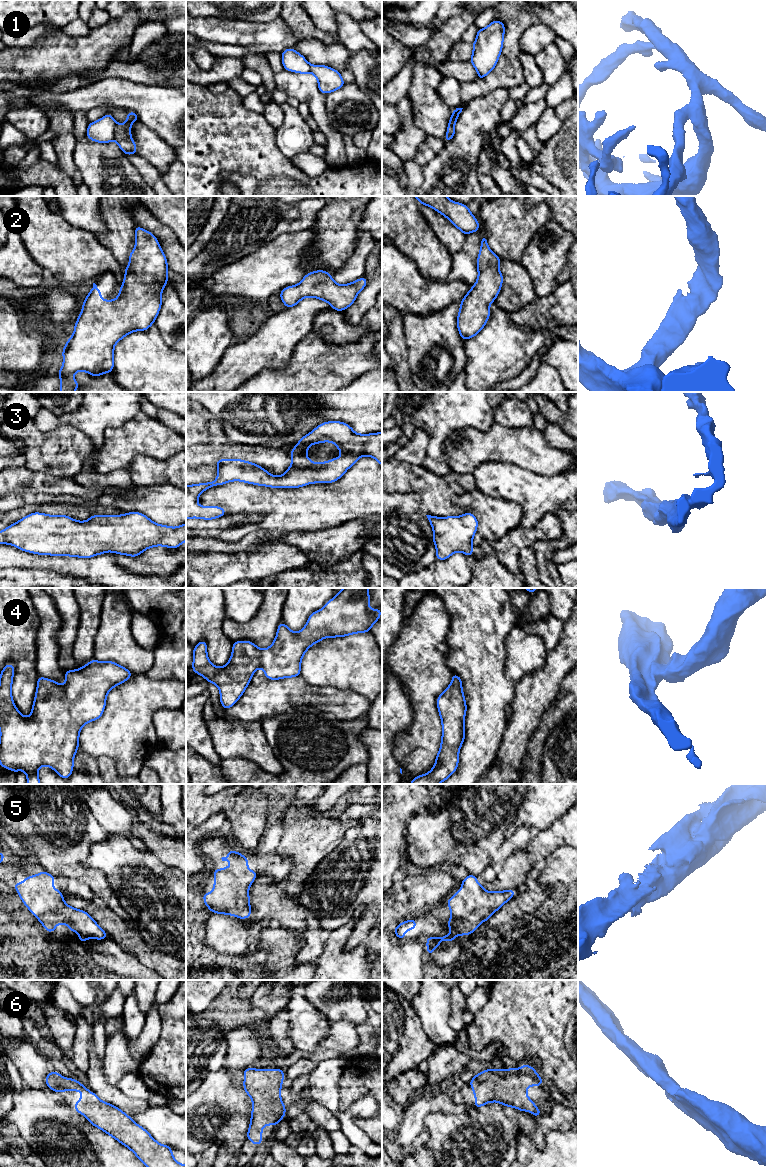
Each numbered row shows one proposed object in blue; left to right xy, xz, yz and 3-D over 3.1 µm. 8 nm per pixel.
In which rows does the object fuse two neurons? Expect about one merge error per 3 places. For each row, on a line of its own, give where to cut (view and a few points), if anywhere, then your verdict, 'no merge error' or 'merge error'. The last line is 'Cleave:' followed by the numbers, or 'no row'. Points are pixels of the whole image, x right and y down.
1: cut xy (116, 124), (113, 139); merge error
2: cut none; no merge error
3: cut none; no merge error
4: cut none; no merge error
5: cut none; no merge error
6: cut none; no merge error
Cleave: 1

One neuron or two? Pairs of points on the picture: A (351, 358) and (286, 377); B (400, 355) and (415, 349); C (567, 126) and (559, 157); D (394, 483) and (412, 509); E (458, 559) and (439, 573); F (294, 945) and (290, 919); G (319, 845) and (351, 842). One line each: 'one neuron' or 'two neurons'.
A: one neuron
B: two neurons
C: one neuron
D: two neurons
E: one neuron
F: two neurons
G: two neurons

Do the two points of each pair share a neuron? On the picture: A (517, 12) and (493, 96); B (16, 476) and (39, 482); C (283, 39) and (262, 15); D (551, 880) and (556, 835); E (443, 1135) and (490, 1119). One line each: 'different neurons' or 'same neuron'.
A: different neurons
B: same neuron
C: different neurons
D: different neurons
E: same neuron

